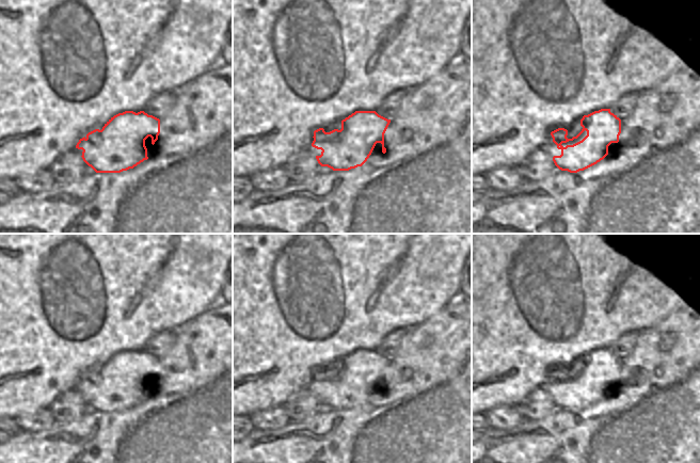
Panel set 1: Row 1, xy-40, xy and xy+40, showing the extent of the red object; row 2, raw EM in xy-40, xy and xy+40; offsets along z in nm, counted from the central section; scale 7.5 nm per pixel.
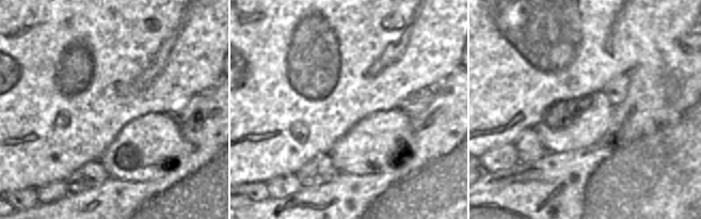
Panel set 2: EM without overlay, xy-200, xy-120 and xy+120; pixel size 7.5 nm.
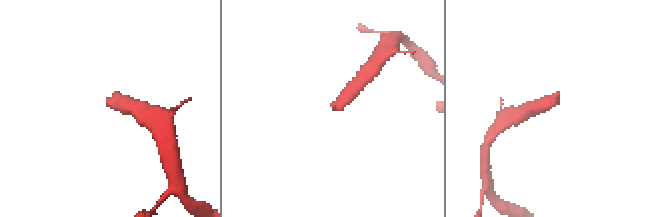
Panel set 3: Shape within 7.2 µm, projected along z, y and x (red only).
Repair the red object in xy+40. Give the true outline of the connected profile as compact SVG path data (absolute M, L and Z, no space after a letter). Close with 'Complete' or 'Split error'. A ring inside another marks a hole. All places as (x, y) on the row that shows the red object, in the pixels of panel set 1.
M601 109L580 119L580 127L569 130L558 128L546 133L547 141L542 146L561 171L577 173L584 171L608 155L608 146L619 142L621 119Z. Split error.

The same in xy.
M355 111L341 121L341 129L334 129L325 132L323 128L314 131L312 143L307 150L316 156L321 166L328 166L333 171L349 171L362 166L371 155L377 143L382 144L382 153L386 153L384 147L384 133L391 123L379 115L376 111Z. Split error.

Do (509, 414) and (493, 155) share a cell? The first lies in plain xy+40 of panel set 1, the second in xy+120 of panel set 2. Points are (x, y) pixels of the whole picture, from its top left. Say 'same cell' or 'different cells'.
same cell

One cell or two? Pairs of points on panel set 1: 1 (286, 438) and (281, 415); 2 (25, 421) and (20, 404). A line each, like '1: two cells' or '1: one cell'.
1: two cells
2: two cells

